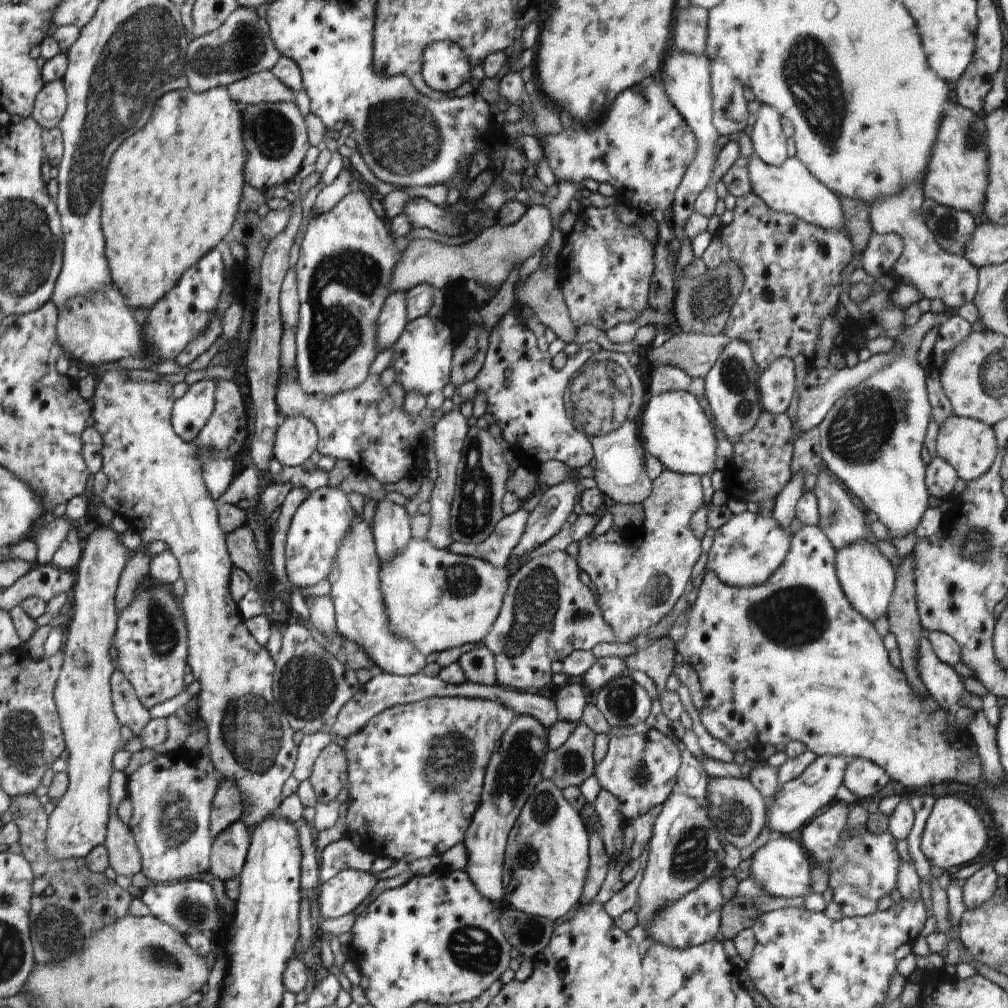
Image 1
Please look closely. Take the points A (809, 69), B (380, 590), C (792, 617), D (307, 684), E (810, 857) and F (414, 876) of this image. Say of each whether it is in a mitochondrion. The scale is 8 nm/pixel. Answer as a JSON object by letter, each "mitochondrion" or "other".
{"A":"mitochondrion","B":"other","C":"mitochondrion","D":"mitochondrion","E":"other","F":"other"}

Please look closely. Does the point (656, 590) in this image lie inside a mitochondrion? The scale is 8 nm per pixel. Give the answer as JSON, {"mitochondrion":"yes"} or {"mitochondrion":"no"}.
{"mitochondrion":"yes"}

